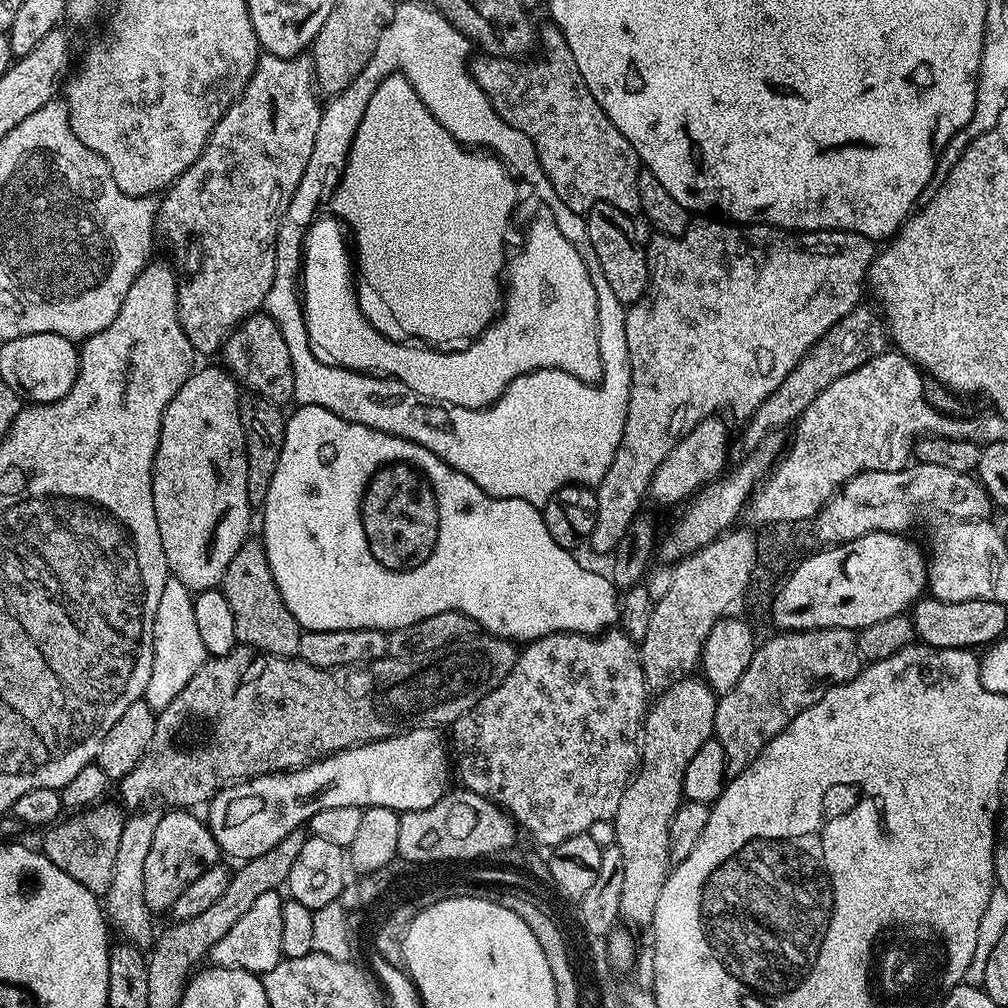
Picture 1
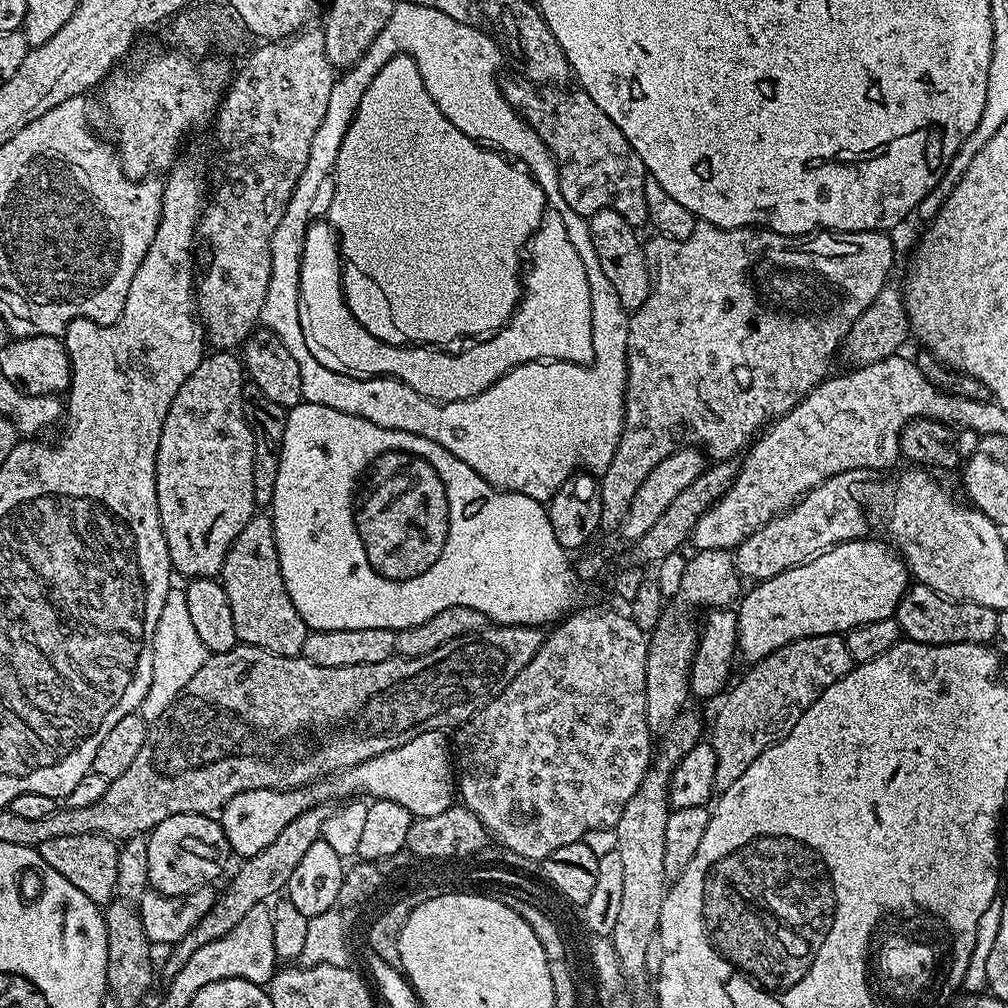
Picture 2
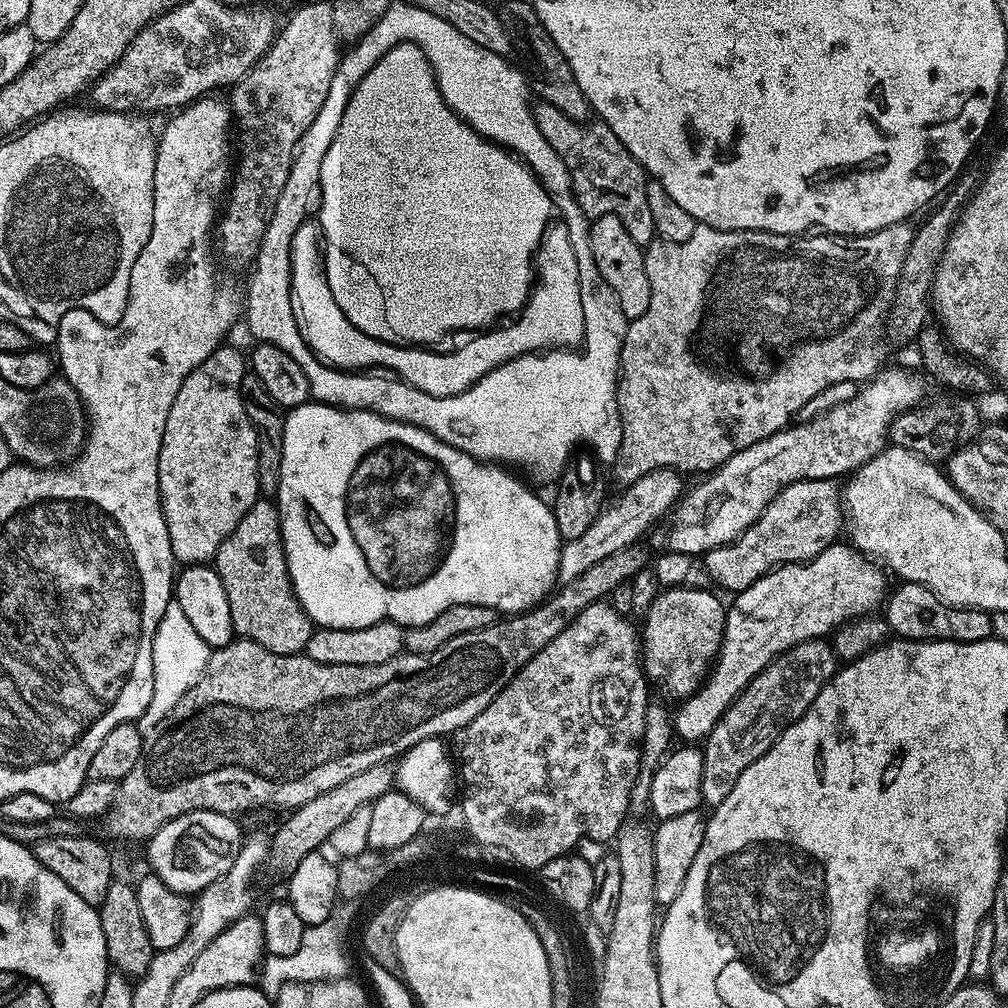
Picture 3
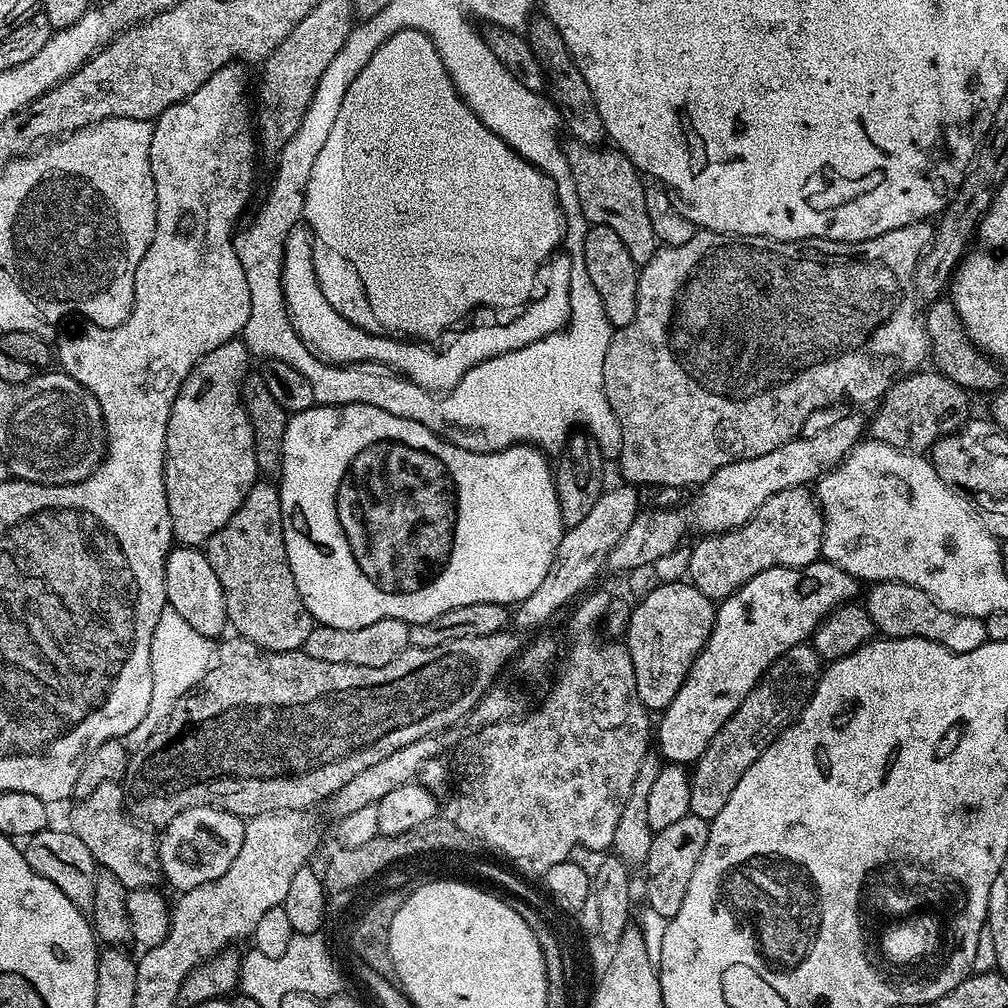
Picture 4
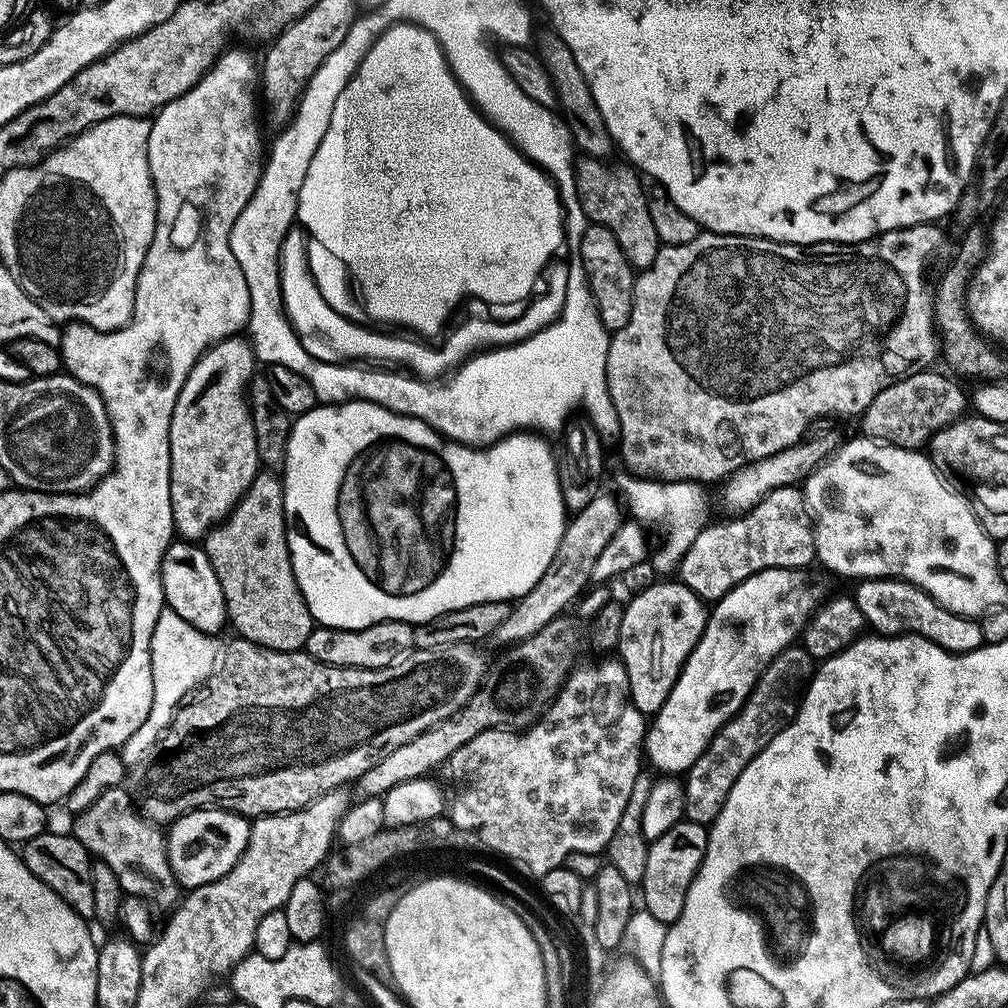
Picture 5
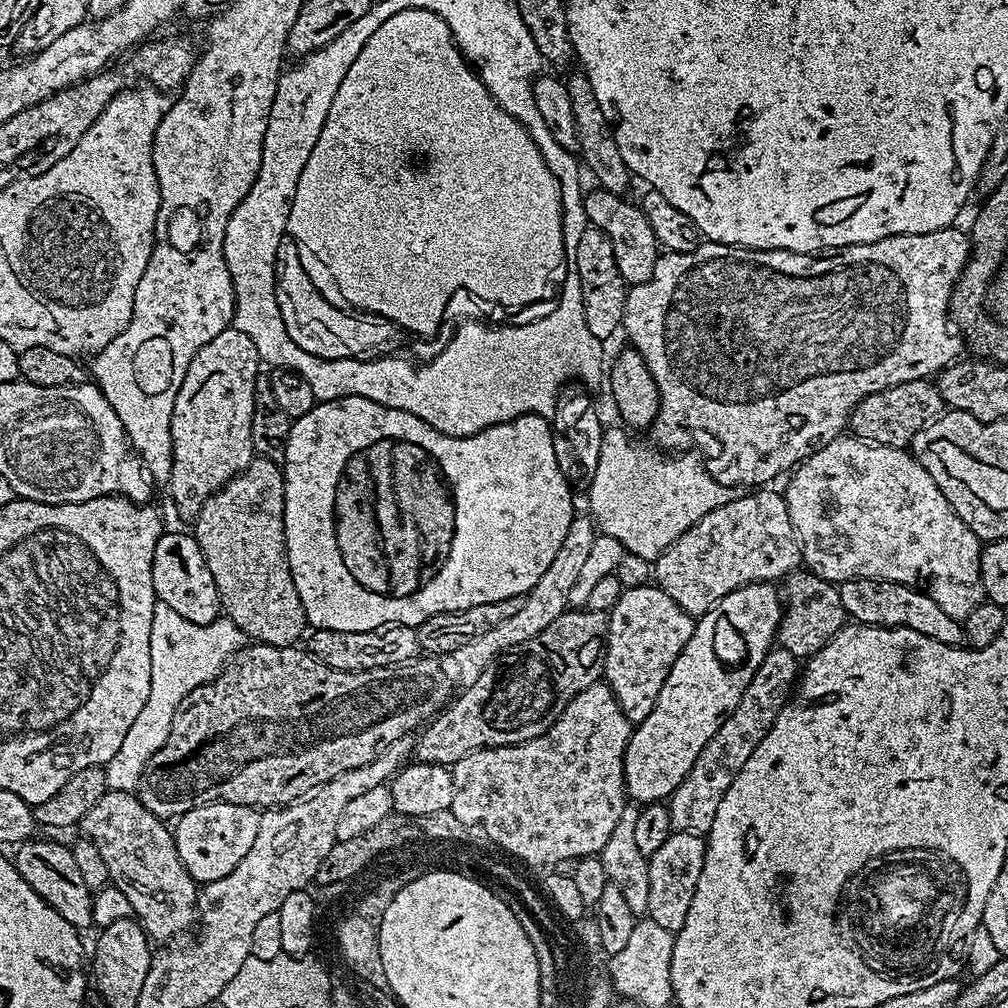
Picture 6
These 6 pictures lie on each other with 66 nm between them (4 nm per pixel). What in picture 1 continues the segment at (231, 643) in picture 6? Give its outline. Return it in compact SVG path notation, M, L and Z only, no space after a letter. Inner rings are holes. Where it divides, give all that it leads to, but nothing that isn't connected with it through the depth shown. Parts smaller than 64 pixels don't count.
M169 578L166 586L162 586L162 599L158 602L158 614L154 614L154 646L152 647L152 669L150 682L146 682L146 690L142 697L153 710L170 706L182 690L186 690L186 682L198 674L204 665L206 653L202 646L202 637L198 634L198 625L194 619L194 594L182 582Z

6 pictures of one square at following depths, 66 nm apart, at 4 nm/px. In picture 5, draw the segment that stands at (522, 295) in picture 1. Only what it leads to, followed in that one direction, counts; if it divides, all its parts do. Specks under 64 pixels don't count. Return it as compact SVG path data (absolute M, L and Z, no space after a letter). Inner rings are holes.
M294 226L288 231L284 239L284 245L280 247L280 293L284 299L284 313L288 315L288 321L292 324L292 328L296 332L298 339L302 342L302 346L305 350L314 358L327 360L329 362L380 362L376 360L389 360L389 362L392 363L389 365L403 366L409 373L415 374L420 378L443 377L446 373L449 373L452 369L462 364L468 356L479 350L486 350L491 346L517 344L519 340L536 336L538 330L542 330L547 324L553 324L553 322L555 322L556 317L559 316L562 310L562 306L566 302L566 290L570 286L567 263L560 262L559 264L559 262L553 262L549 264L546 269L546 283L543 285L543 288L545 287L544 293L542 293L542 288L539 295L529 299L527 303L523 305L523 308L525 308L521 316L516 316L513 320L464 320L452 333L449 331L447 335L439 341L441 344L435 348L435 346L432 345L435 343L421 342L419 339L413 338L408 334L396 334L400 336L391 336L391 334L388 333L391 331L377 330L372 326L357 324L355 320L347 320L342 314L338 314L338 310L331 308L326 302L326 298L322 298L322 290L318 290L316 279L312 277L312 271L308 265L308 241L309 239L304 229L299 226Z

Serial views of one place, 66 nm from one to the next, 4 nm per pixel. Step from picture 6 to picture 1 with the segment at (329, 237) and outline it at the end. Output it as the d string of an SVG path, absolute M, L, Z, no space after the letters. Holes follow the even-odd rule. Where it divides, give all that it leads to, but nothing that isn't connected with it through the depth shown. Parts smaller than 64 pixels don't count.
M403 74L387 76L380 83L378 90L370 94L370 102L366 105L366 114L362 114L362 122L358 122L358 130L348 151L348 161L340 176L340 184L332 193L330 201L330 208L333 208L331 211L343 221L350 233L359 279L361 276L366 280L376 295L359 297L362 314L374 326L374 330L381 332L387 340L420 341L428 346L452 346L457 342L471 342L488 329L502 311L502 277L506 272L504 239L508 236L508 223L512 220L512 212L514 216L518 208L515 183L517 184L517 181L509 175L505 165L497 157L469 150L465 145L459 144L450 134L450 130L446 130L446 126L442 126L442 122L438 122L438 118L430 114L430 110L424 105L412 83Z

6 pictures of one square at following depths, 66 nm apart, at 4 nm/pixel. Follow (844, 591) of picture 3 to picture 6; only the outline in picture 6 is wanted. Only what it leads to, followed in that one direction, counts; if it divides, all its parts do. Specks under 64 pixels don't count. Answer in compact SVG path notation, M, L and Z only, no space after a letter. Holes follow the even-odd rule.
M775 583L747 584L726 594L726 598L719 600L695 621L690 642L686 642L674 666L670 666L670 674L666 674L666 682L662 686L662 694L658 694L658 702L654 702L654 710L650 710L650 714L633 727L632 736L628 739L624 755L624 786L627 795L637 805L667 801L682 778L690 774L694 758L702 754L702 746L718 734L718 726L722 726L738 702L742 702L742 694L746 694L746 686L750 686L750 678L754 678L754 670L762 666L762 658L772 651L781 611L782 596Z

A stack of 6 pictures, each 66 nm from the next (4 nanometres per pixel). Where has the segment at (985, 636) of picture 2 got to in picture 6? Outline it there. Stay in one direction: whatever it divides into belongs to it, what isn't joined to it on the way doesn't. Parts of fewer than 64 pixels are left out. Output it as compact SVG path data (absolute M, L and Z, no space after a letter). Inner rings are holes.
M845 580L839 585L840 597L845 613L857 624L872 624L875 628L909 628L918 634L926 634L926 638L934 638L934 642L960 646L965 643L965 625L961 621L950 618L934 598L911 584L899 584L889 580Z

